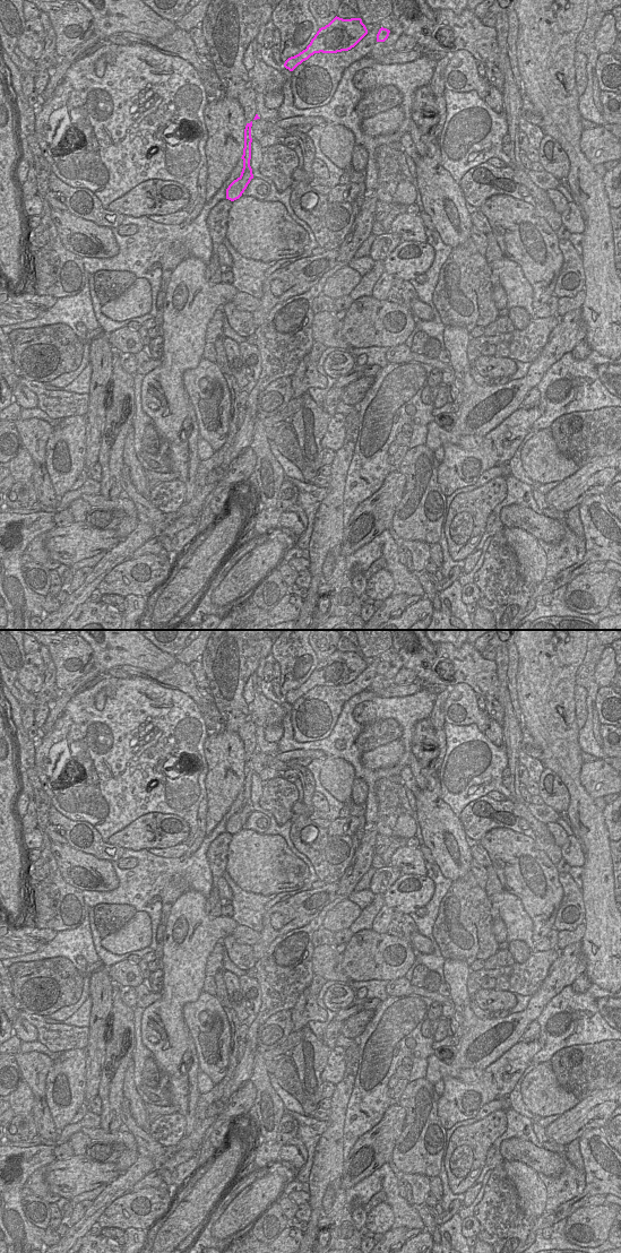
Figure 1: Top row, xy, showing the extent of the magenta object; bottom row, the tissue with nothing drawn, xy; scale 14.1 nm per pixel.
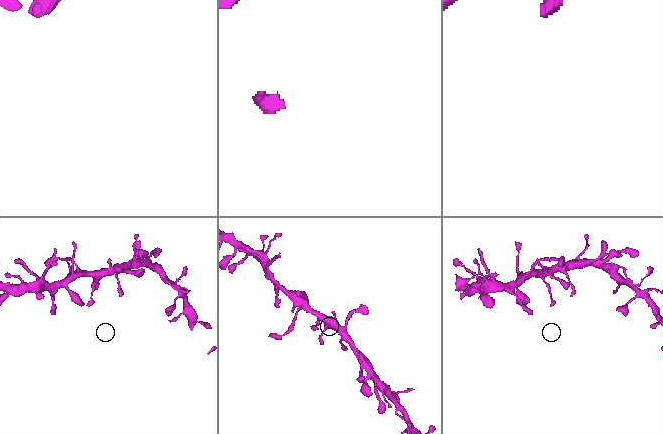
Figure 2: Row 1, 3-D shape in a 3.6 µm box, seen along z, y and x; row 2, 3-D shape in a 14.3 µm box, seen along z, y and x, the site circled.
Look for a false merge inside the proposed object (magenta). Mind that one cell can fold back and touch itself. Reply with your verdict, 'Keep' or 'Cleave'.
Keep.

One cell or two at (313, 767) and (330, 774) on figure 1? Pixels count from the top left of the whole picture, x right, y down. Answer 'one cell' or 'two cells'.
two cells

